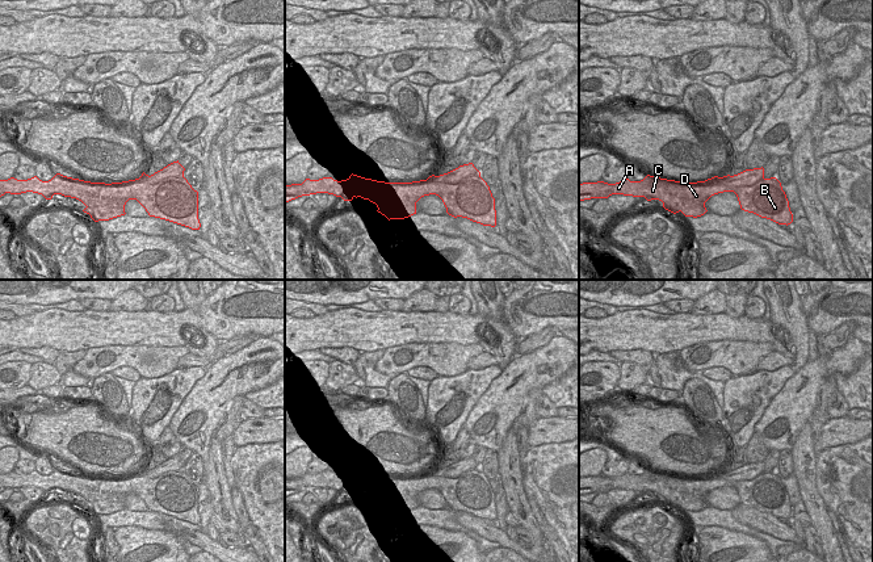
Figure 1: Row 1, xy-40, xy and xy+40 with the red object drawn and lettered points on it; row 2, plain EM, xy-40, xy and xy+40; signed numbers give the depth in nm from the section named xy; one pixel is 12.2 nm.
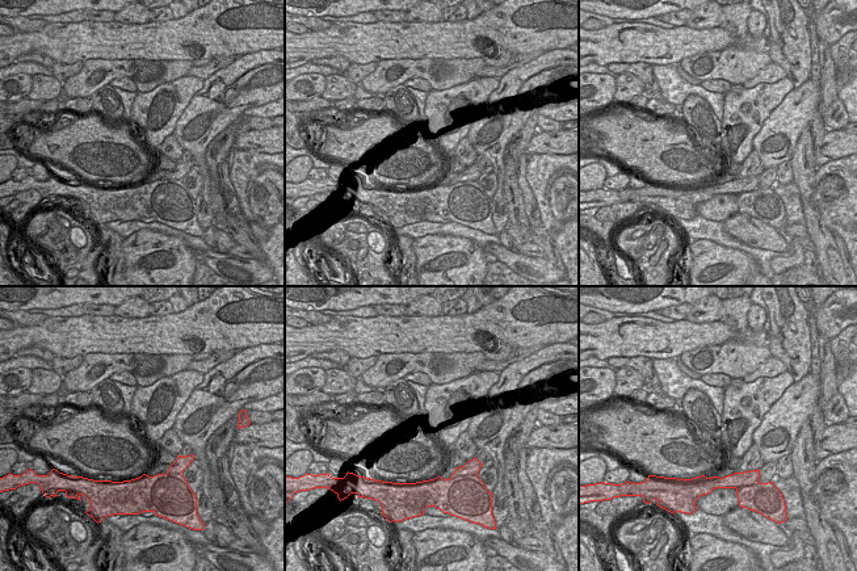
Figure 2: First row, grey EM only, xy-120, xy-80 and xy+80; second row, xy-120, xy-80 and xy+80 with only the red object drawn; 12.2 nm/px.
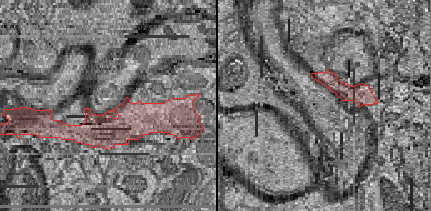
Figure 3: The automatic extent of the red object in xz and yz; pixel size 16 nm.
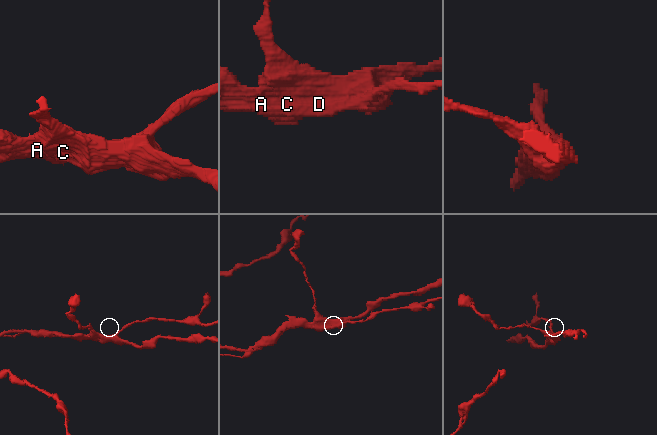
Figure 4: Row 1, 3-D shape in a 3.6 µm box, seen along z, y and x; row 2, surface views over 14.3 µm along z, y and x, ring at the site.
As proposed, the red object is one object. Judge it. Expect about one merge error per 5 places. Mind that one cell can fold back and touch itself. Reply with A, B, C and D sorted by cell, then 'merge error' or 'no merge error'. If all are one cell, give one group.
A B D / C; merge error

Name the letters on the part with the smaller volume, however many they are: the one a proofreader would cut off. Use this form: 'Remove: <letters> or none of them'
Remove: C

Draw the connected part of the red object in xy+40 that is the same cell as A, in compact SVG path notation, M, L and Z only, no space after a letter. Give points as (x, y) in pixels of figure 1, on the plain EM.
M647 469L641 475L630 475L625 473L620 477L612 478L613 479L613 488L624 488L624 490L633 490L633 491L645 491L647 487L649 479L656 479L658 471Z

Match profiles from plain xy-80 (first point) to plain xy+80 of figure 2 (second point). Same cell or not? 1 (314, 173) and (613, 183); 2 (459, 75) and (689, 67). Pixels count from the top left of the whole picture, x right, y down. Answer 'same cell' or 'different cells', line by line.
1: same cell
2: same cell

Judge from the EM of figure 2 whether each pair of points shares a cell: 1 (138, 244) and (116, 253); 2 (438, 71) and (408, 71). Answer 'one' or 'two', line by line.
1: two
2: one

